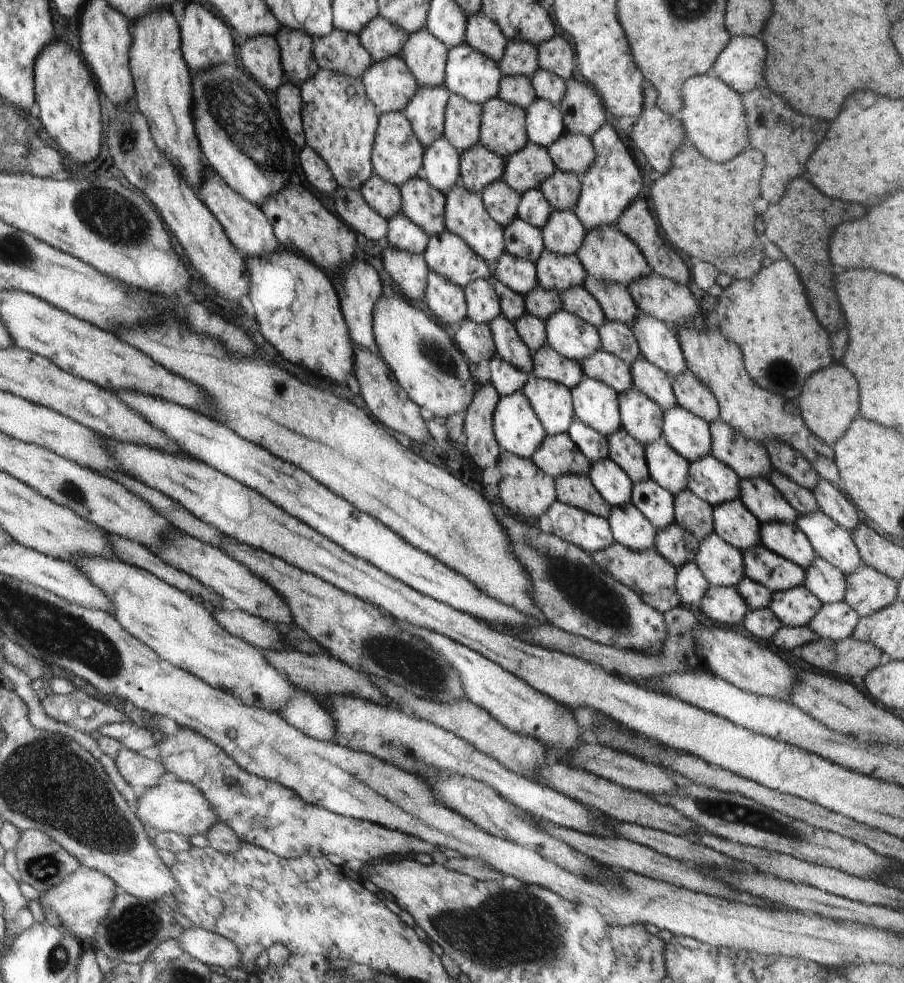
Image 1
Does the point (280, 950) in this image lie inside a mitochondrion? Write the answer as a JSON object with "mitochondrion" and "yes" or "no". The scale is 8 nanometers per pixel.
{"mitochondrion":"no"}

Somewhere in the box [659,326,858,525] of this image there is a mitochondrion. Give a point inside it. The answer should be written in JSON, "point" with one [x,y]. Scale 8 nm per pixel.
{"point":[783,375]}

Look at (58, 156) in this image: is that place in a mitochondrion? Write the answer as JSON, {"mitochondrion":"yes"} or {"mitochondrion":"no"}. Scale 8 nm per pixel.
{"mitochondrion":"no"}

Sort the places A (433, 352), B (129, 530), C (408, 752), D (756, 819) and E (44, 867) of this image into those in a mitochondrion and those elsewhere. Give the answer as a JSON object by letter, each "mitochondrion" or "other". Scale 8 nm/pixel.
{"A":"mitochondrion","B":"other","C":"mitochondrion","D":"mitochondrion","E":"mitochondrion"}

